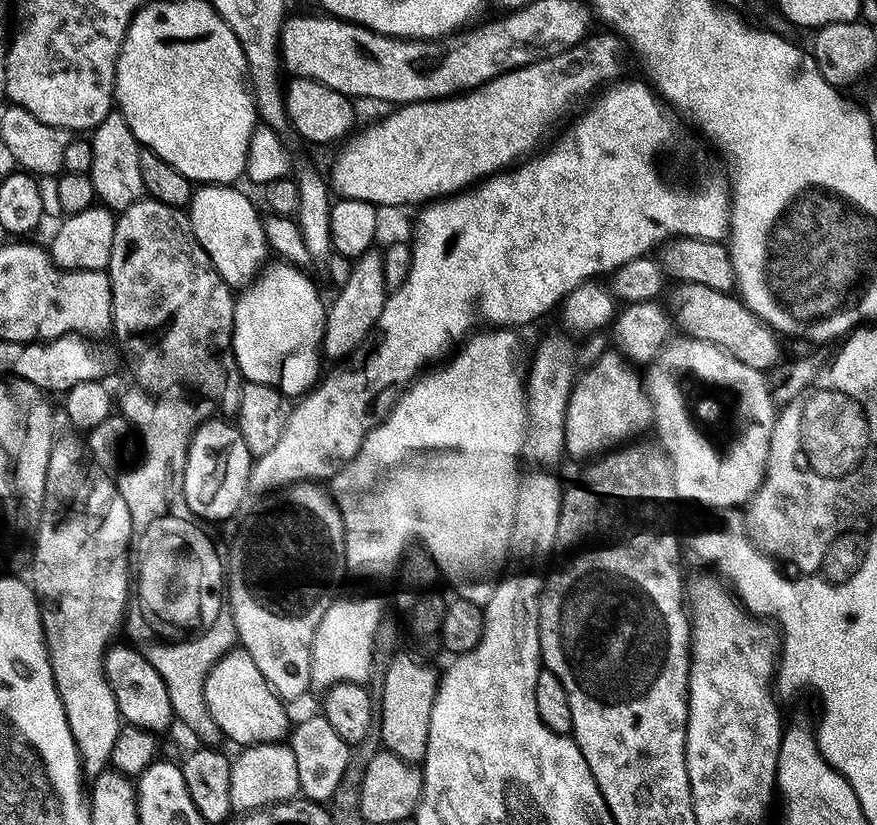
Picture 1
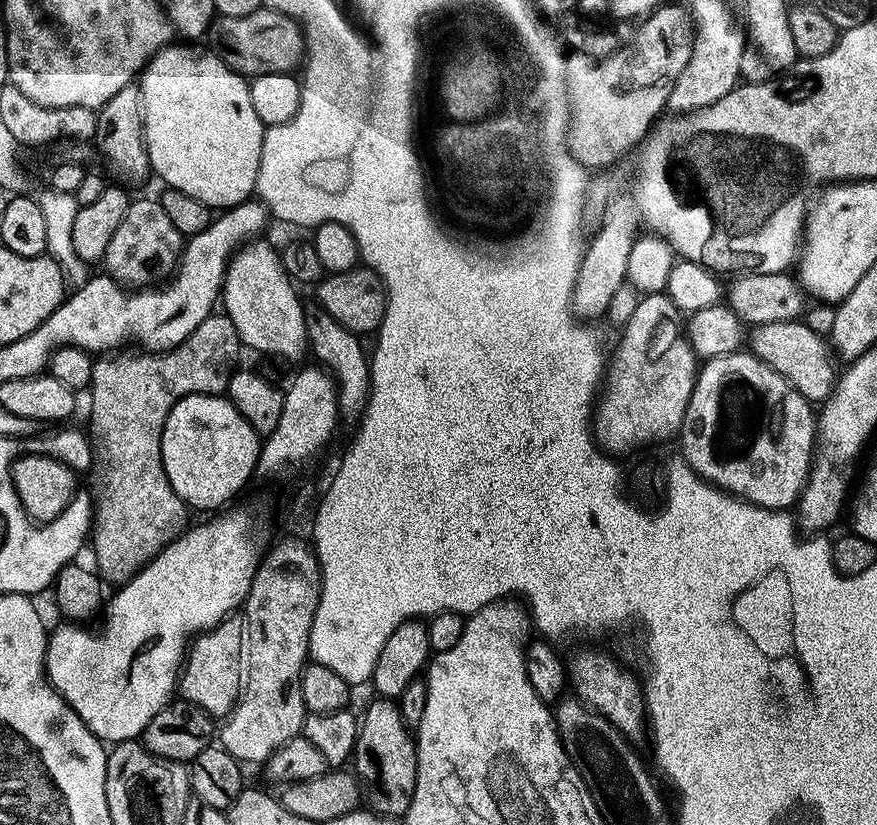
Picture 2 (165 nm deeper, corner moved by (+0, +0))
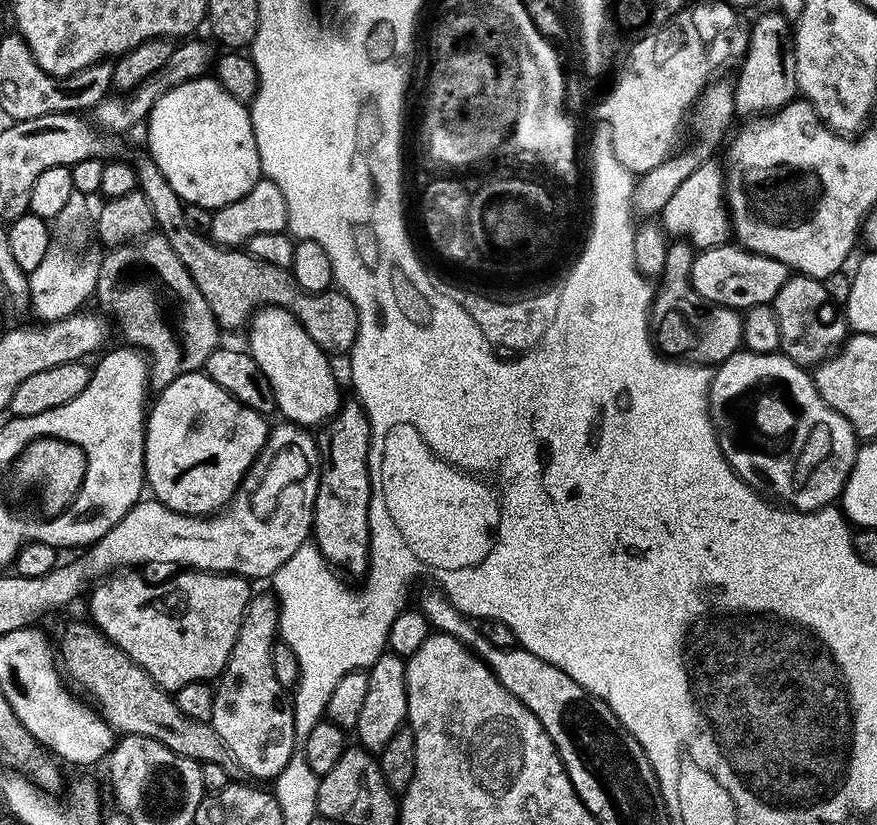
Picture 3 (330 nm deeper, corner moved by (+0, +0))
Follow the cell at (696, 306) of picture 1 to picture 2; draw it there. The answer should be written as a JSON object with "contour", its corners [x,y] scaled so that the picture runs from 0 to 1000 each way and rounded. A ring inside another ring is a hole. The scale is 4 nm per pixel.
{"contour":[[[916,387],[897,388],[896,390],[873,390],[863,393],[852,404],[851,417],[857,430],[864,433],[873,444],[878,444],[892,458],[896,458],[922,487],[937,487],[943,482],[956,459],[956,446],[949,442],[951,438],[950,428],[946,425],[946,417],[943,411],[940,412],[921,393],[916,393]]]}

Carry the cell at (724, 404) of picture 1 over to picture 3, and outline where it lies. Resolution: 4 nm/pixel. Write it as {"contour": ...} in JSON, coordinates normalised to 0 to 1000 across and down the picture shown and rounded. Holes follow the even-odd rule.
{"contour":[[[845,424],[832,434],[828,434],[812,452],[812,467],[807,474],[807,501],[812,504],[812,514],[816,518],[816,530],[821,537],[823,550],[830,558],[830,564],[863,596],[891,612],[902,613],[910,621],[932,621],[935,616],[943,616],[950,608],[959,605],[962,585],[967,583],[969,570],[974,565],[978,542],[977,526],[969,516],[969,512],[965,512],[965,507],[960,507],[960,502],[956,502],[950,495],[942,492],[937,478],[933,478],[929,459],[901,433],[884,427],[864,429]]]}

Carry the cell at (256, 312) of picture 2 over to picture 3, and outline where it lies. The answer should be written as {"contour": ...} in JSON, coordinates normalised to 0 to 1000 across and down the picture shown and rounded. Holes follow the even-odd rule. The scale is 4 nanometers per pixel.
{"contour":[[[294,373],[287,379],[283,402],[282,425],[286,427],[290,439],[299,444],[299,453],[308,458],[308,473],[312,473],[315,499],[327,513],[341,514],[352,521],[373,514],[374,509],[390,488],[388,465],[379,452],[375,428],[369,427],[349,405],[349,400],[324,373]]]}

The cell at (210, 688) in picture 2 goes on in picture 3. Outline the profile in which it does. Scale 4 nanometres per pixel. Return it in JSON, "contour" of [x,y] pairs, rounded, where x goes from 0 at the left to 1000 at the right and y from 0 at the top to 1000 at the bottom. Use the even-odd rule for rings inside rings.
{"contour":[[[137,691],[124,696],[104,714],[99,724],[105,741],[104,755],[117,766],[127,781],[133,781],[154,805],[162,807],[182,834],[202,840],[205,834],[228,825],[242,827],[260,806],[271,764],[278,753],[278,741],[290,721],[290,713],[276,698],[253,693],[205,691],[184,708],[163,703],[155,691]]]}

